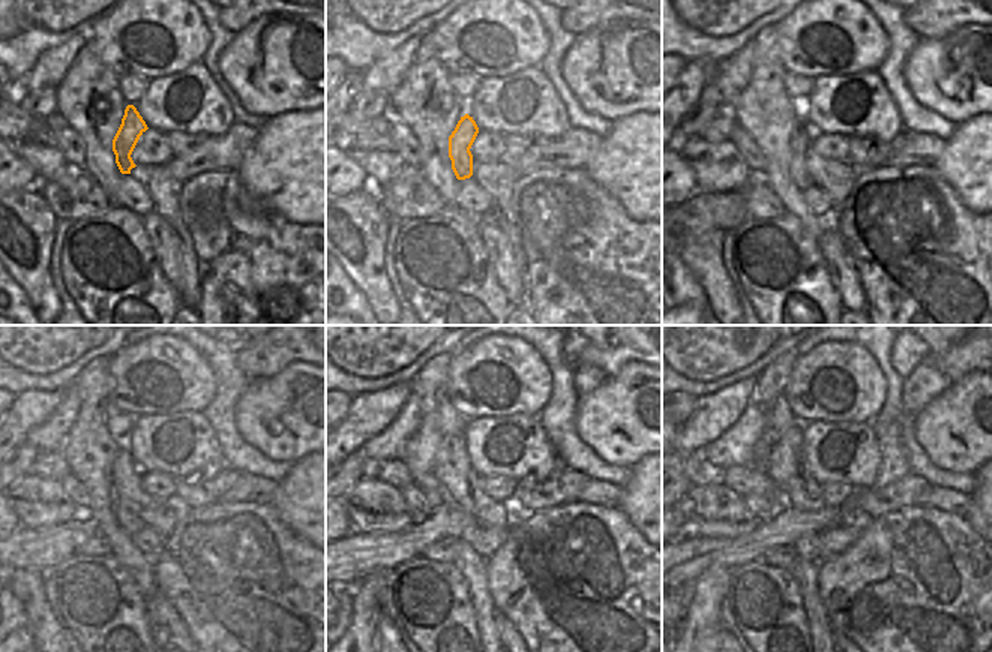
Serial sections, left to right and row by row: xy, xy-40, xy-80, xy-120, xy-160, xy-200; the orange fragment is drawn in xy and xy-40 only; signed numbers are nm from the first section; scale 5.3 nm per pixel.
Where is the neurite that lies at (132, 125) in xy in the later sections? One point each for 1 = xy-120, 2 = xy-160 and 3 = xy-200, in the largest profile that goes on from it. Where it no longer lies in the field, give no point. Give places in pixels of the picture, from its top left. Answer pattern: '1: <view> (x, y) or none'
1: xy-120 (131, 523)
2: xy-160 (470, 534)
3: xy-200 (808, 547)

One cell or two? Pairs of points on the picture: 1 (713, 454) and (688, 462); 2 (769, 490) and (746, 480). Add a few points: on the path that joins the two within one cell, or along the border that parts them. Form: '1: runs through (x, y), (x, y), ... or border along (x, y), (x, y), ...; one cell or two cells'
1: border along (700, 450), (715, 466), (722, 469); two cells
2: runs through (763, 486), (752, 480); one cell

